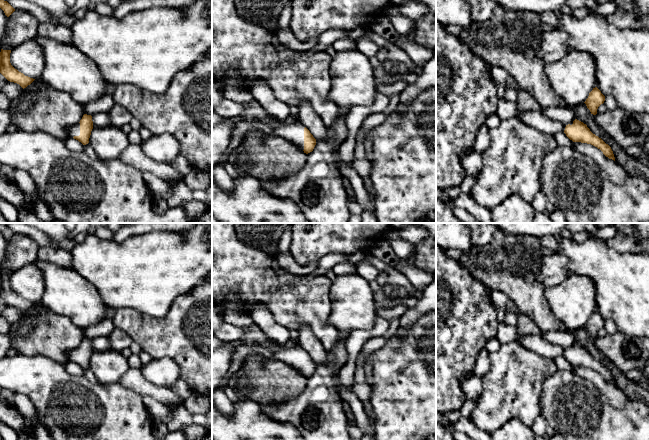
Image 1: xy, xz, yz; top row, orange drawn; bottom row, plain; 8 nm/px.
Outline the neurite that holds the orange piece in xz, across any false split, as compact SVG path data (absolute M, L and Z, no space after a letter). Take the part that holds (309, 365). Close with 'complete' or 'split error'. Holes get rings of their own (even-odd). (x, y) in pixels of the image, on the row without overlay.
M224 309L223 319L244 330L240 339L241 344L265 346L274 352L274 359L293 366L306 378L313 375L316 363L304 349L301 347L283 348L278 344L274 344L249 314Z; split error

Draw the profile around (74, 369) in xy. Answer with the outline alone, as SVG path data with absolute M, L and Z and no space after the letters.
M73 361L67 362L65 364L65 369L71 374L75 376L84 375L84 369Z

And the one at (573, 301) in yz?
M570 274L559 285L545 289L553 314L567 328L584 327L596 311L595 284L581 275Z

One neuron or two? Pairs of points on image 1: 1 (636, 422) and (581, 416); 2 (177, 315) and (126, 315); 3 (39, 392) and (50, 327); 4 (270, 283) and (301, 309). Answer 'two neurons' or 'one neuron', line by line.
1: one neuron
2: one neuron
3: two neurons
4: one neuron

